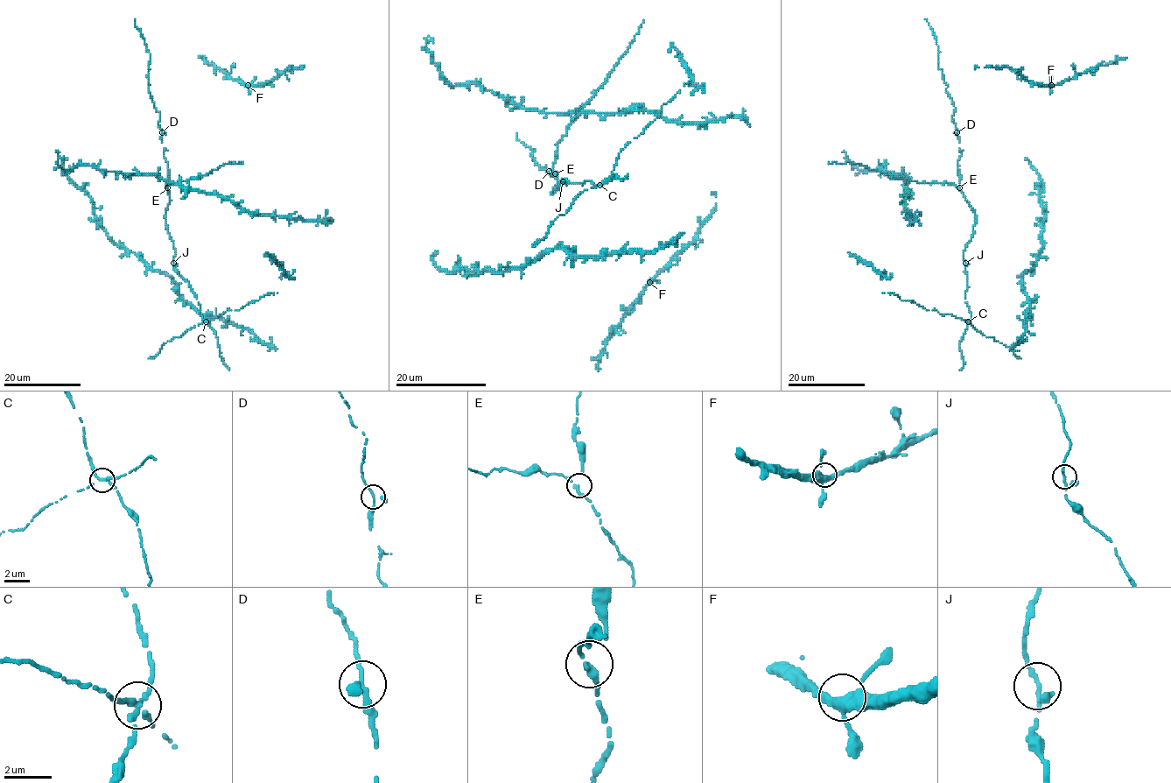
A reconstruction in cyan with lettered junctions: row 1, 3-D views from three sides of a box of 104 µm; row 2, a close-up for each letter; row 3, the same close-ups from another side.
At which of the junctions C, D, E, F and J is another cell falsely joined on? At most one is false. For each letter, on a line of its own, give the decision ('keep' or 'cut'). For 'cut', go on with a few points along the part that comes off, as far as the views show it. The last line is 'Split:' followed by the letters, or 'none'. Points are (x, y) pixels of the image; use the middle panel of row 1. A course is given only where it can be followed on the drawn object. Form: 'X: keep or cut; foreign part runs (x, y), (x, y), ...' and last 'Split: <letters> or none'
C: cut; foreign part runs (599, 185), (611, 174), (621, 150), (659, 116), (662, 107), (684, 84)
D: keep
E: keep
F: keep
J: keep
Split: C

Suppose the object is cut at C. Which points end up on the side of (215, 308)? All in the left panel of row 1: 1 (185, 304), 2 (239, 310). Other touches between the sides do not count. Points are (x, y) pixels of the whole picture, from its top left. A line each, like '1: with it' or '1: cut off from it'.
1: with it
2: cut off from it

